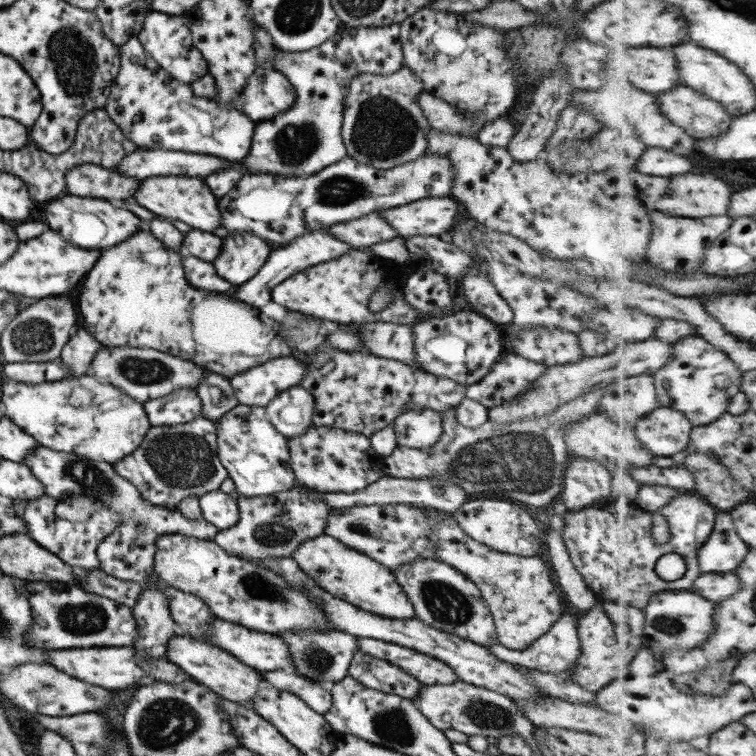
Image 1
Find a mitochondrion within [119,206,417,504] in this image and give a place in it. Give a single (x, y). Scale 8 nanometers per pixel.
(181, 460)

